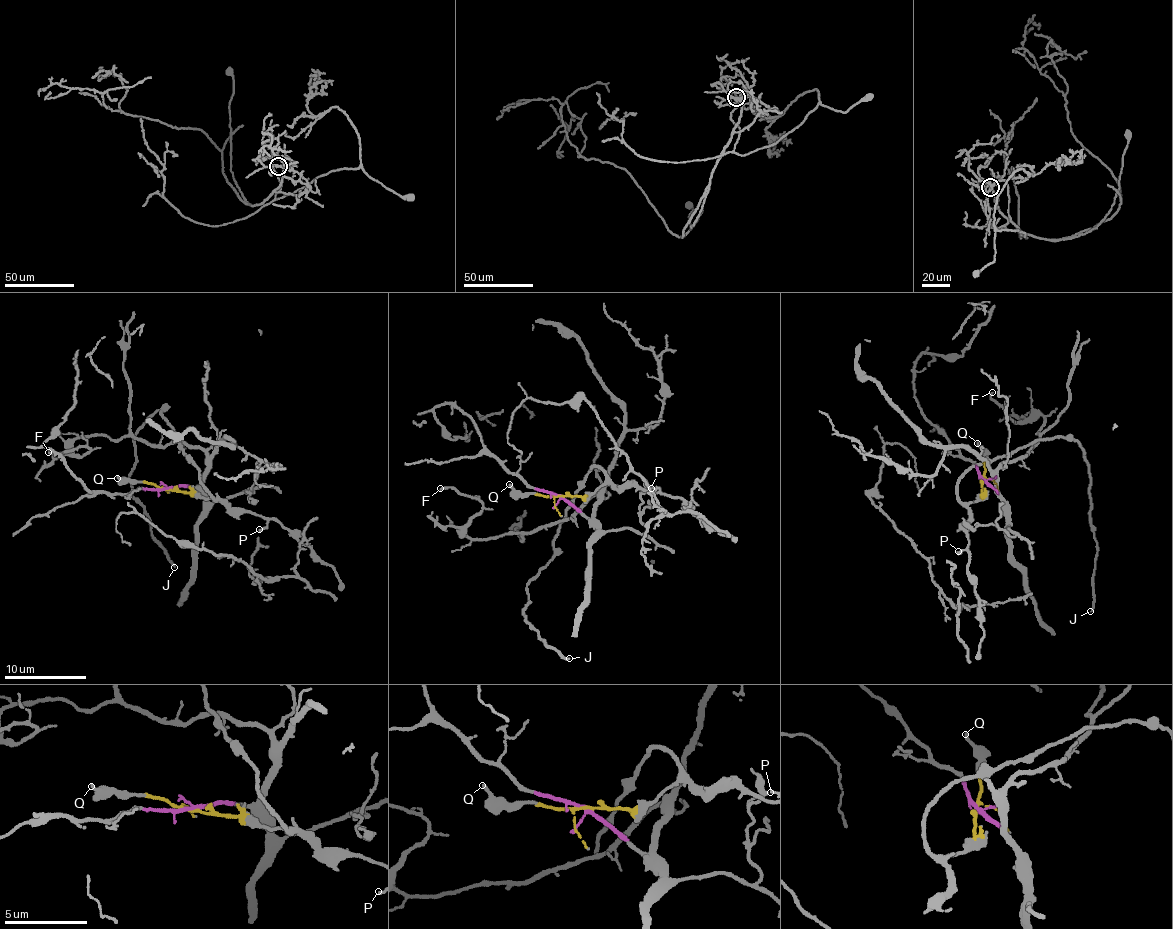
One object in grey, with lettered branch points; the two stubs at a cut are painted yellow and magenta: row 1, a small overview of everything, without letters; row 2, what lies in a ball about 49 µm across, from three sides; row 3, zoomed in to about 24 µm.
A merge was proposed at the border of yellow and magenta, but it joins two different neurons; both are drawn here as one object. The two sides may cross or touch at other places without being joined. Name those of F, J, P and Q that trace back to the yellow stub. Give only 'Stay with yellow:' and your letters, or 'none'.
Stay with yellow: J, P, Q

